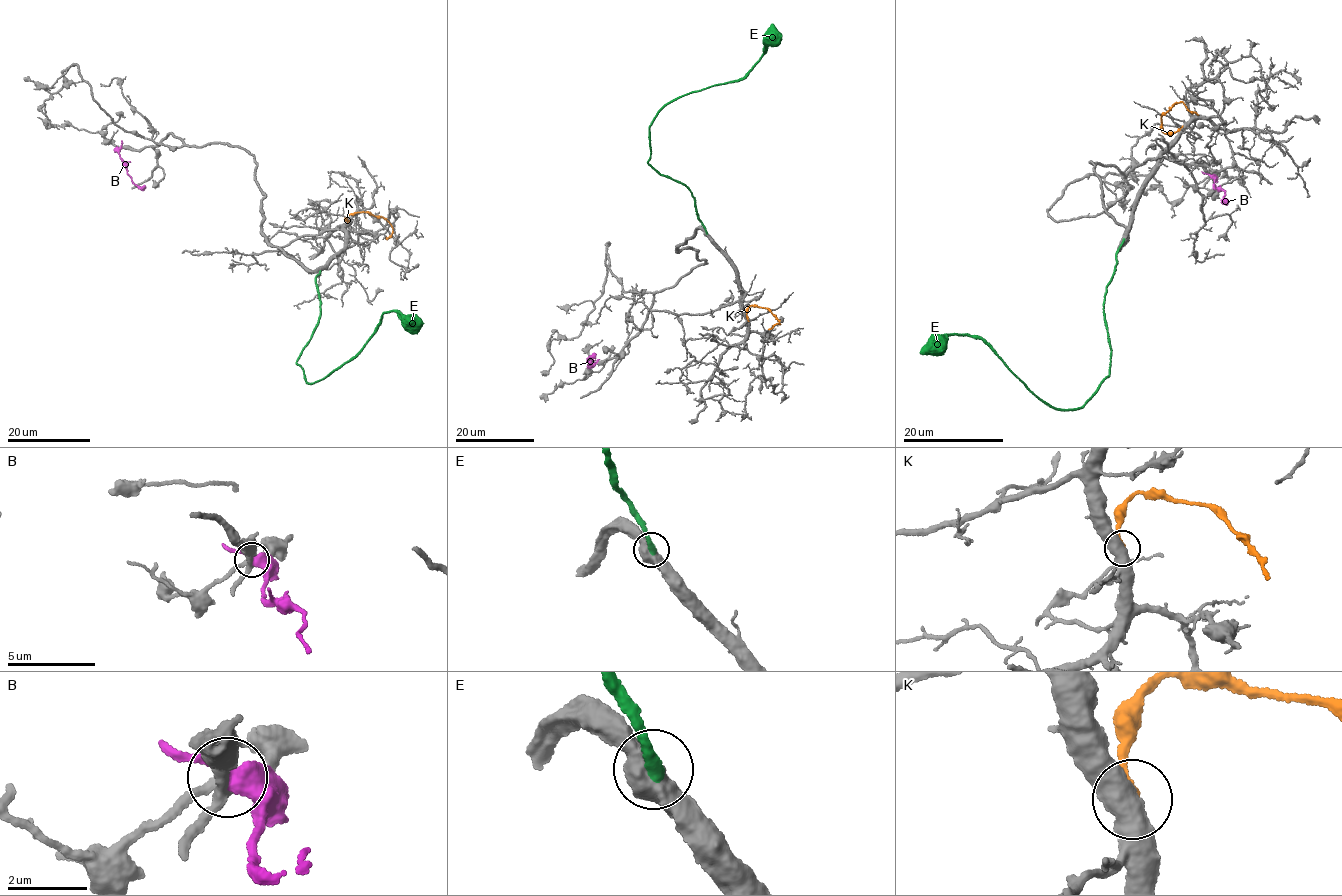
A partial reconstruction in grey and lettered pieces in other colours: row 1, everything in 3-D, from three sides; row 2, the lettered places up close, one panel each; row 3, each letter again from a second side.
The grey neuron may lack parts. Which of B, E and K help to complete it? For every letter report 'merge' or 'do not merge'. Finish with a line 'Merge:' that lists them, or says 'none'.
B: do not merge
E: merge
K: do not merge
Merge: E

